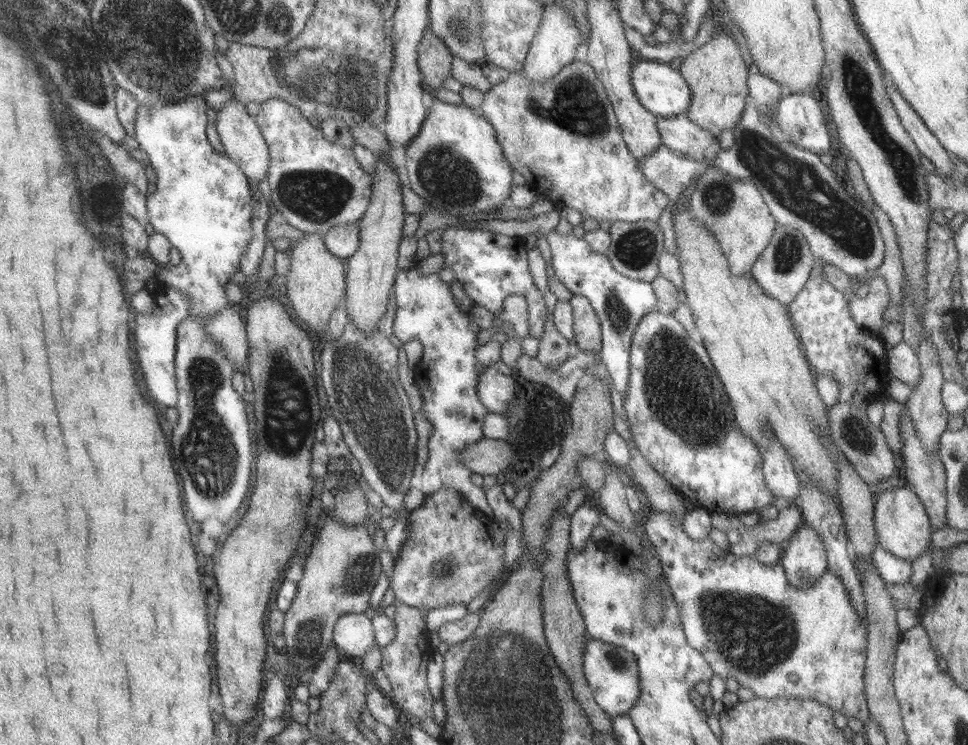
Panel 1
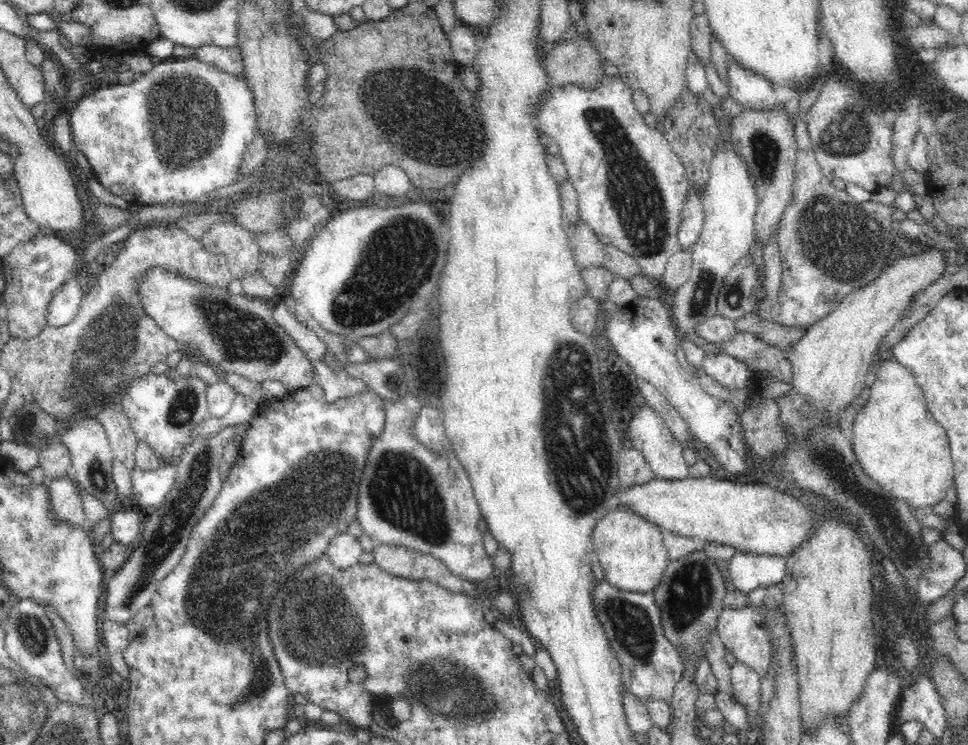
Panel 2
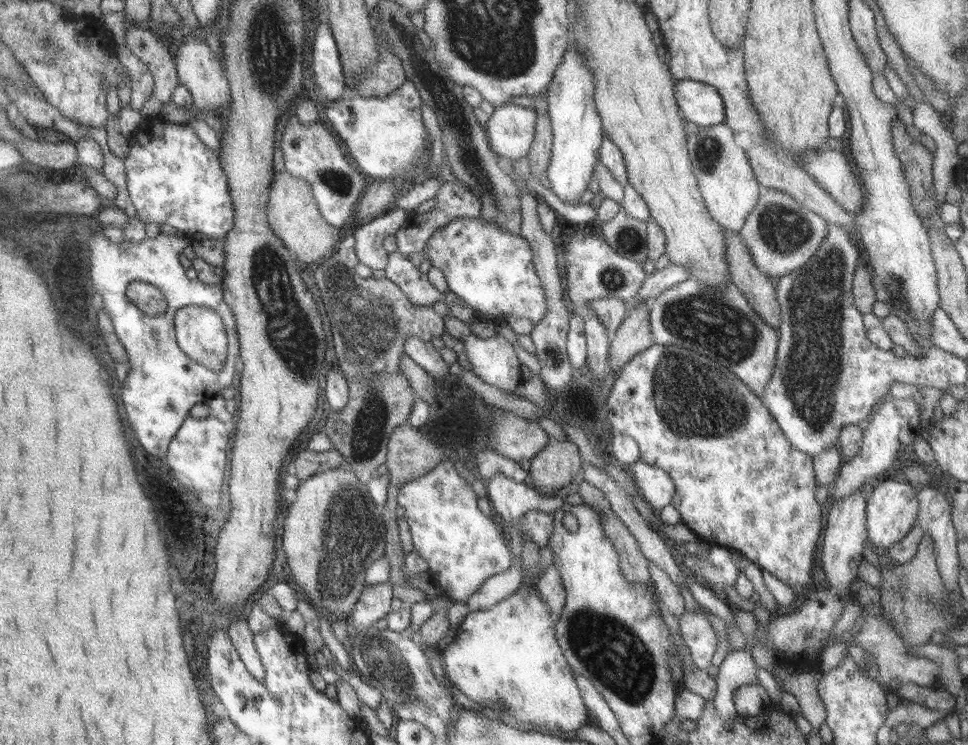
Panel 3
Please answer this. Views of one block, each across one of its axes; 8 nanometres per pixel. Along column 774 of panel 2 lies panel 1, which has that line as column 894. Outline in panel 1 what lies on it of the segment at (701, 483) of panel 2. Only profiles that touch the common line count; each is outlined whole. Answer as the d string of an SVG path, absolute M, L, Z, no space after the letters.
M886 488L885 492L878 496L873 510L878 544L904 561L912 562L920 558L932 542L933 524L927 515L927 510L924 510L923 502L918 498L914 490L904 490L904 488L887 490Z

